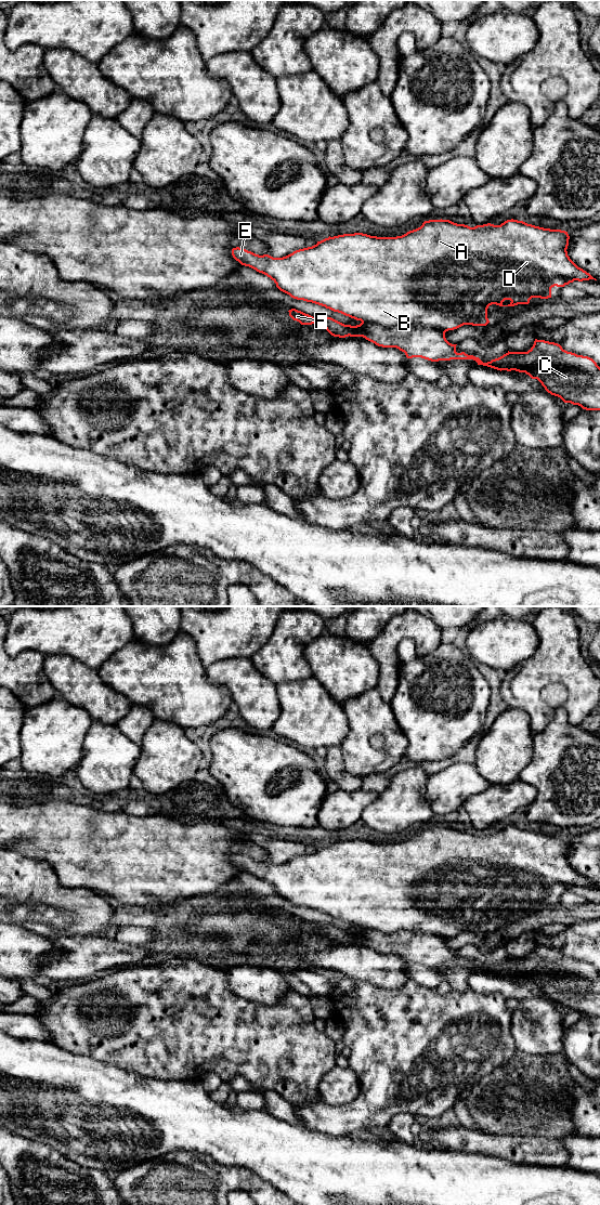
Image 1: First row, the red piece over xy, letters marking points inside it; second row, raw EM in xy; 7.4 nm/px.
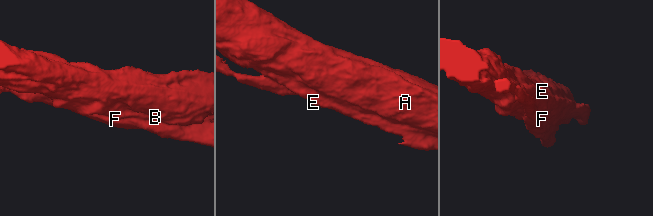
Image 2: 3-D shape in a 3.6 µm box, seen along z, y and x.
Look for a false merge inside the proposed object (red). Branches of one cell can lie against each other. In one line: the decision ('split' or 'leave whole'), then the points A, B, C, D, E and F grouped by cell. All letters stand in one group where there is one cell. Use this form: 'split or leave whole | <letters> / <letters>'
split | A B D E / C F

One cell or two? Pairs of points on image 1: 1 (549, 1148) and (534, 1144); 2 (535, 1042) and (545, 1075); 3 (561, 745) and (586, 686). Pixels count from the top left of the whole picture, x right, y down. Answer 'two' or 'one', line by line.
1: one
2: two
3: two

